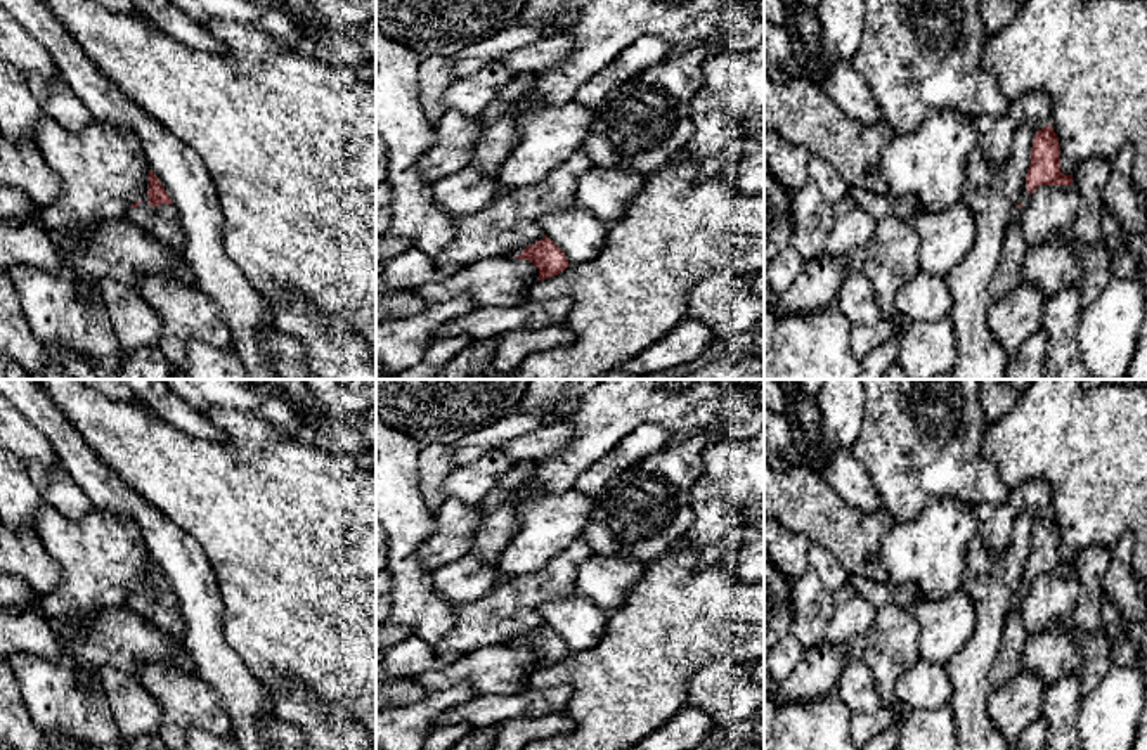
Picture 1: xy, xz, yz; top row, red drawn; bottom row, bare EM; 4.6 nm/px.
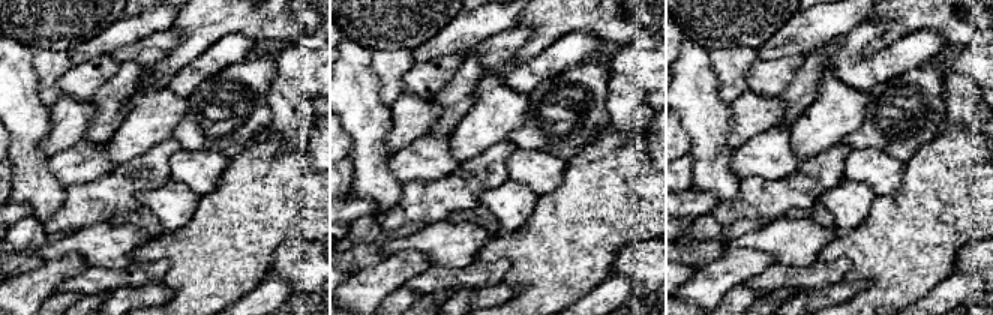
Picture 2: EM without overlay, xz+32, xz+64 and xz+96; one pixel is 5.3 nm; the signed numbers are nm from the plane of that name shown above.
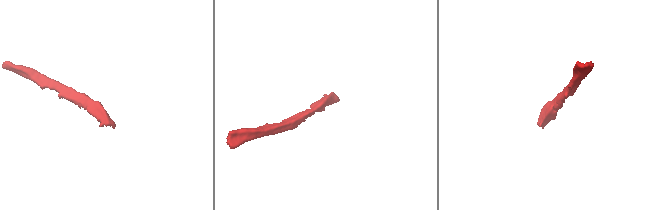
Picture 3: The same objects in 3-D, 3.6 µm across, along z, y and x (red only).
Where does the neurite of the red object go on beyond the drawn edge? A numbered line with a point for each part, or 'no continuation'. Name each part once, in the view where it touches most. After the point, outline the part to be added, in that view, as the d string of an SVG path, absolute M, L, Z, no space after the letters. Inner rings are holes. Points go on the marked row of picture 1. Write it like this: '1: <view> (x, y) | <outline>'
1: xy (162, 222) | M146 196L137 208L128 208L126 218L132 220L144 234L161 242L173 255L182 255L187 237L180 227L178 210L175 204L151 206Z

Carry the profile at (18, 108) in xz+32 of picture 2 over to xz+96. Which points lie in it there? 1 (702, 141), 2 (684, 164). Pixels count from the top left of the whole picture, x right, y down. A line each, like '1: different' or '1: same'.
1: same
2: different

